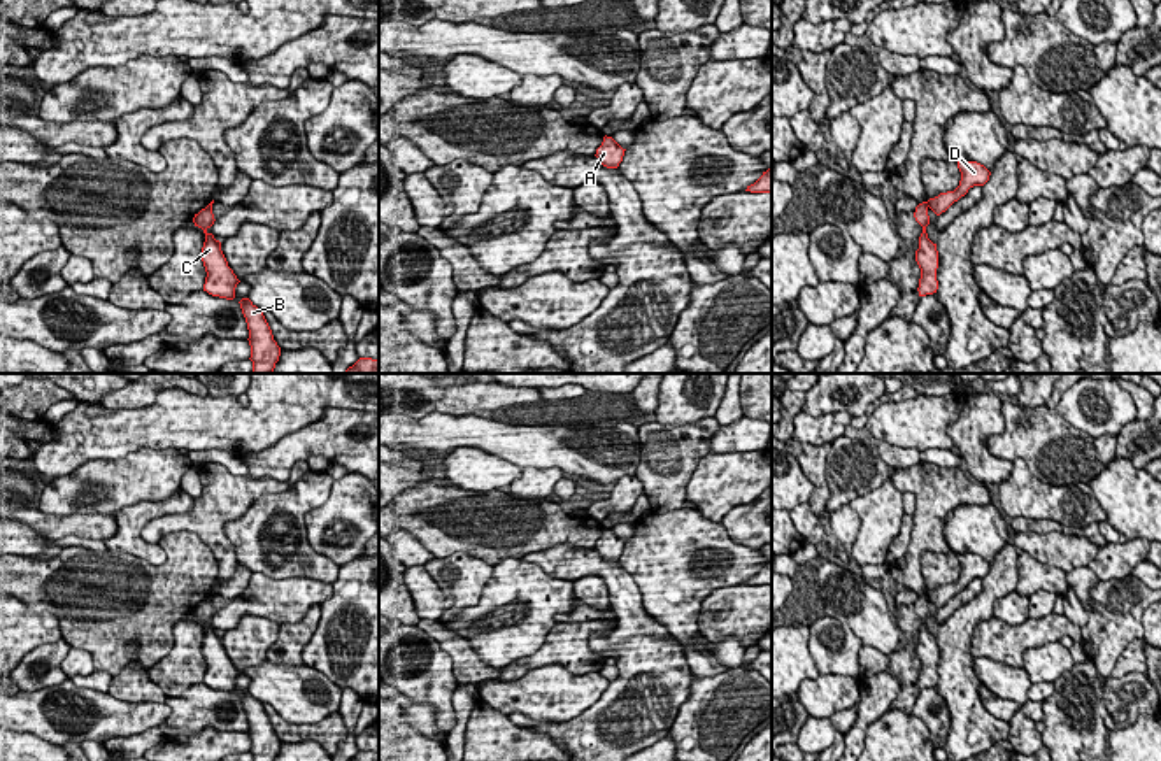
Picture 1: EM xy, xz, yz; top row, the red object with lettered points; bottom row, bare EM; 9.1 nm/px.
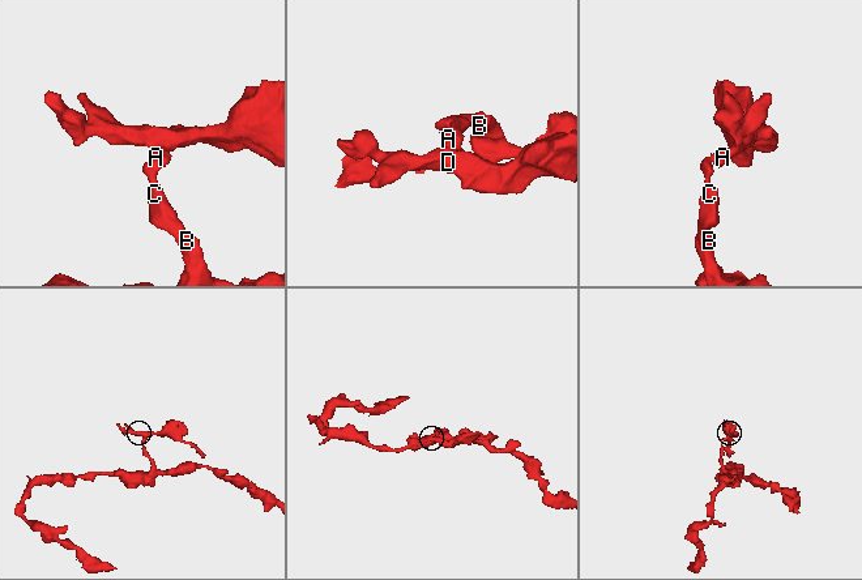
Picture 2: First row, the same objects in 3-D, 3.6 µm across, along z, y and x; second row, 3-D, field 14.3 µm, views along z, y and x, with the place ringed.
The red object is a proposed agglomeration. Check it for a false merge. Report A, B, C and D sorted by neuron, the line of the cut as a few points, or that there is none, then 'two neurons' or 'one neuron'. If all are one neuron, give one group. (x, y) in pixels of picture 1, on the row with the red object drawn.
A D / B C; cut in yz along (926, 202), (930, 206); two neurons

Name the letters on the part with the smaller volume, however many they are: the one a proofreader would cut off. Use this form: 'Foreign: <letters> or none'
Foreign: A, D

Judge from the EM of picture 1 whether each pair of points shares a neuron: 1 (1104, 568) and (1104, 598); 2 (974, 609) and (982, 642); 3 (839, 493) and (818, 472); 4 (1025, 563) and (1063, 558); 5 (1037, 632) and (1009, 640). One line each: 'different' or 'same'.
1: different
2: different
3: different
4: different
5: same

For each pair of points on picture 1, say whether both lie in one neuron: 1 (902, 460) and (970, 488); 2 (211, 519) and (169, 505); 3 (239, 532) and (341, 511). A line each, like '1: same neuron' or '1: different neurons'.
1: different neurons
2: different neurons
3: different neurons

